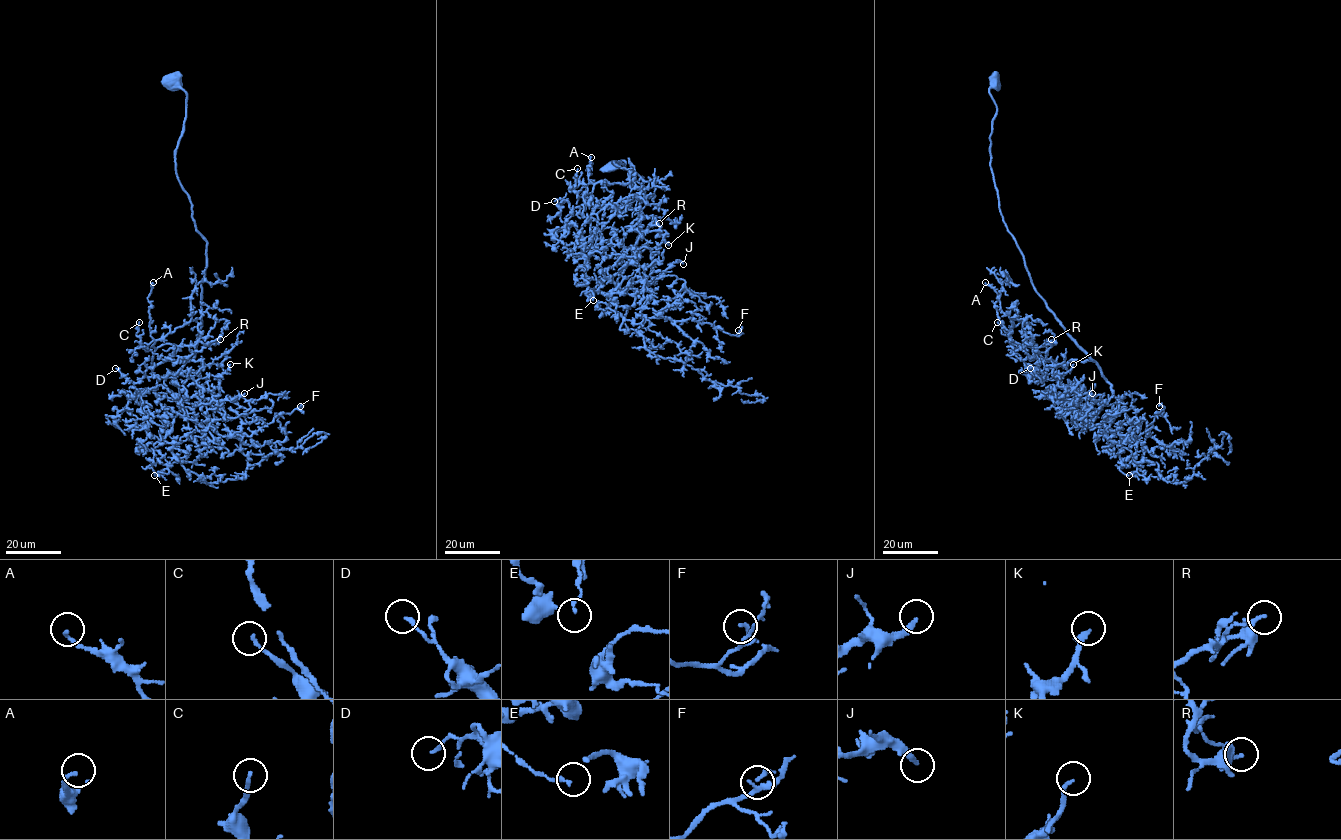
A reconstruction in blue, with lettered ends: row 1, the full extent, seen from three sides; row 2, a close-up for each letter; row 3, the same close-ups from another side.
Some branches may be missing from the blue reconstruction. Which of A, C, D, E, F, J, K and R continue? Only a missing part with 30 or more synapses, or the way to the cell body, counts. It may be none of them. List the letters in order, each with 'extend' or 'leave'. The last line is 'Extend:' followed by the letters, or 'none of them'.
A: leave
C: leave
D: leave
E: leave
F: leave
J: extend
K: leave
R: leave
Extend: J

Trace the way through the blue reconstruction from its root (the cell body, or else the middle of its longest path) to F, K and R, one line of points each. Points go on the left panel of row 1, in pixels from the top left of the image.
F: (172, 78), (186, 94), (175, 171), (206, 241), (180, 408), (212, 441), (202, 420), (250, 436), (300, 406)
K: (172, 78), (186, 94), (175, 171), (206, 266), (194, 356), (152, 371), (197, 380), (230, 364)
R: (172, 78), (186, 94), (175, 171), (206, 266), (194, 356), (152, 366), (163, 344), (185, 357), (220, 339)

